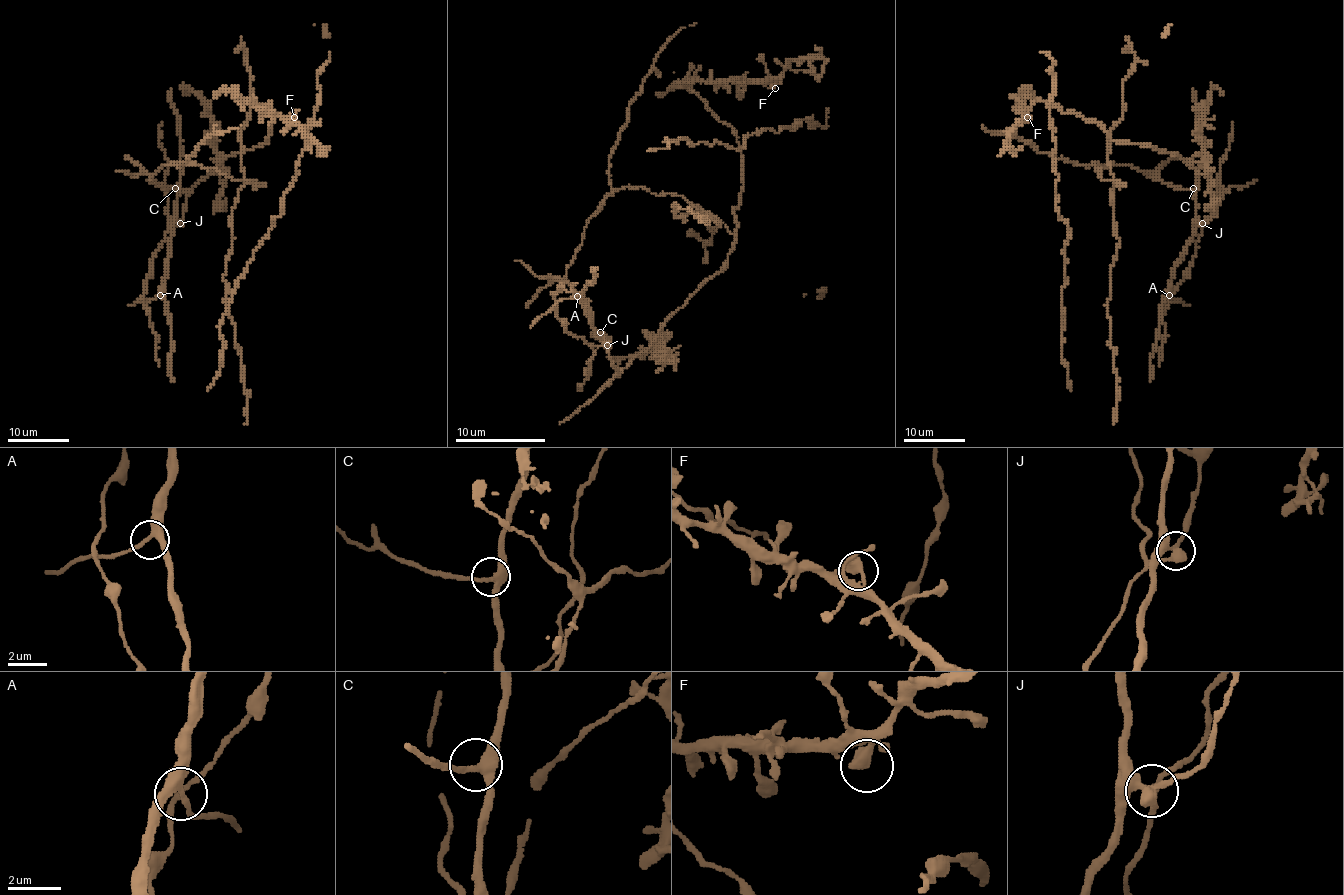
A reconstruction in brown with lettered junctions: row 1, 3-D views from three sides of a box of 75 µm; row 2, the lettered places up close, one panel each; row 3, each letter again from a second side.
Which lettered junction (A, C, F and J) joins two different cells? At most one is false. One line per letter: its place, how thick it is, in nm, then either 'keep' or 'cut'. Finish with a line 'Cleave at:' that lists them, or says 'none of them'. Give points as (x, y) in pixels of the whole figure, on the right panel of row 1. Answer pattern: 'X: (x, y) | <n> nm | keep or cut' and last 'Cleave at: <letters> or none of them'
A: (1169, 295) | 300 nm | keep
C: (1193, 188) | 340 nm | keep
F: (1027, 117) | 340 nm | keep
J: (1202, 223) | 320 nm | keep
Cleave at: none of them

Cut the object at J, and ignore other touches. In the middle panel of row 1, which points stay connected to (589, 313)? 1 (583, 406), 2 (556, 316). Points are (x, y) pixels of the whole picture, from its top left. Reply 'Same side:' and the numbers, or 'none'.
Same side: 1

